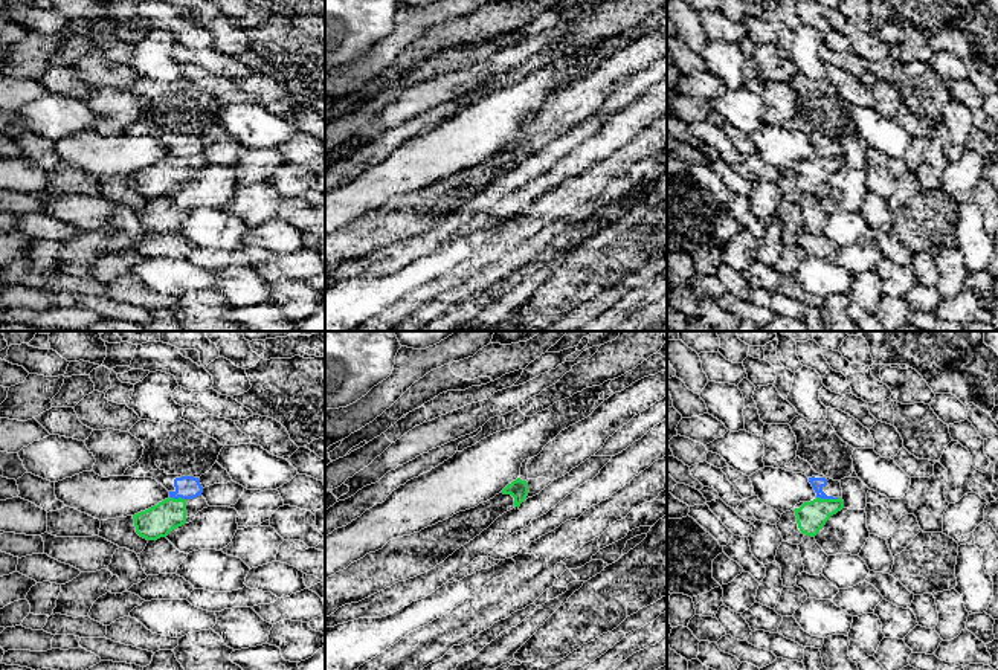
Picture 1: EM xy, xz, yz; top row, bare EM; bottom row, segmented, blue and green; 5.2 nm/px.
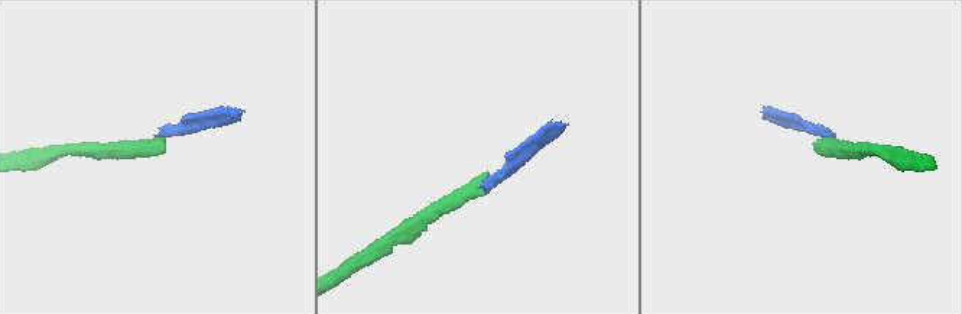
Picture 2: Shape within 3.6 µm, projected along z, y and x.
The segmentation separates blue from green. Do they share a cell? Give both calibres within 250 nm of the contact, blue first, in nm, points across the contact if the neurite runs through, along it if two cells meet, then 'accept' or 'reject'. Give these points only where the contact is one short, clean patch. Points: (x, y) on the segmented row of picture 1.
60 nm thick on the blue side, 160 nm on the other; border along yz (817, 496), (838, 498); reject

